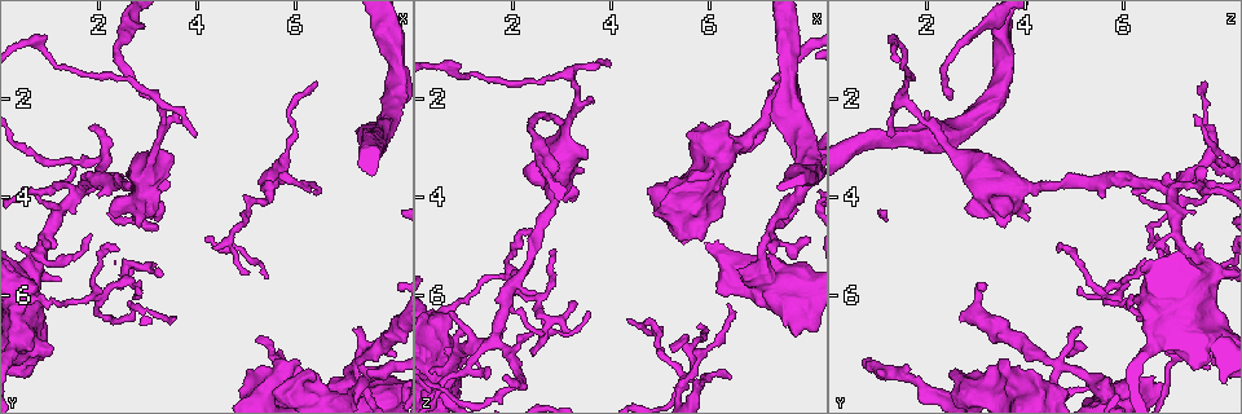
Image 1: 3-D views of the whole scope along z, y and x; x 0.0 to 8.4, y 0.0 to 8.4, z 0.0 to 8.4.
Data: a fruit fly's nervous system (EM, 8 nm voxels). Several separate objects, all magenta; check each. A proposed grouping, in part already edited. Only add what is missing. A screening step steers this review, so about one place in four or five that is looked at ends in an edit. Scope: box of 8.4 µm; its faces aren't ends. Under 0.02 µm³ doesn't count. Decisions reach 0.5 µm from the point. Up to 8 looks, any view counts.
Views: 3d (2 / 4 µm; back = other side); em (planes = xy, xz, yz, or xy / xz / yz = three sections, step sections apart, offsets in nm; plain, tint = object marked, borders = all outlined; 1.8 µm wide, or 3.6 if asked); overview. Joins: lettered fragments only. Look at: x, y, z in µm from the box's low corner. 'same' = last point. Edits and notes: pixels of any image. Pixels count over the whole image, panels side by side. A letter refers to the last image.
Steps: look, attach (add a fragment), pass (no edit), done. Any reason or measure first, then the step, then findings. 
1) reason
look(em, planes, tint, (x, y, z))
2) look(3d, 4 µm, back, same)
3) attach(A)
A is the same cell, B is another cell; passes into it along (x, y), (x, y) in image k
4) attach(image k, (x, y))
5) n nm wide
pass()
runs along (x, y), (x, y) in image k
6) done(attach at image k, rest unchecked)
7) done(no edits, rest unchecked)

free end
look(em, planes, borders, (1.85, 2.55, 7.60))

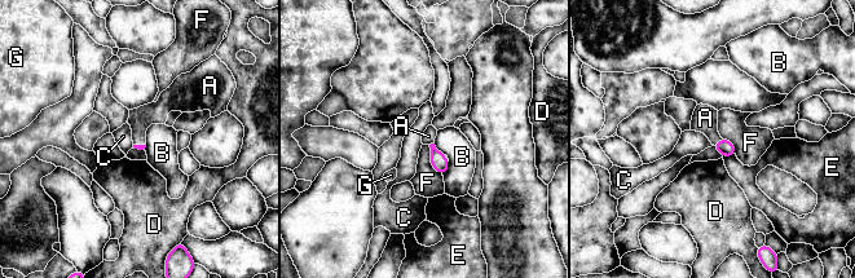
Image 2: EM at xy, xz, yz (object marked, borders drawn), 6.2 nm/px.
attach(A)
A is the same cell, B, C, D, E, F and G are other cells; passes into it along (726, 148), (718, 141), (705, 118) in image 2; the cell continues

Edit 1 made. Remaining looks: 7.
redraw
look(overview)

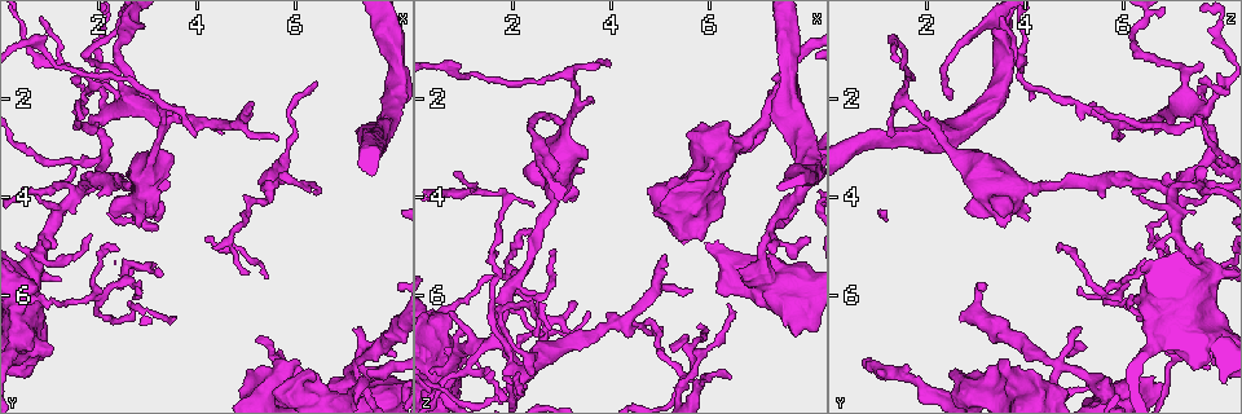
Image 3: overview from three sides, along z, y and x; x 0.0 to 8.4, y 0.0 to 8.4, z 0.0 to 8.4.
look(em, planes, borders, (6.40, 7.65, 2.55))

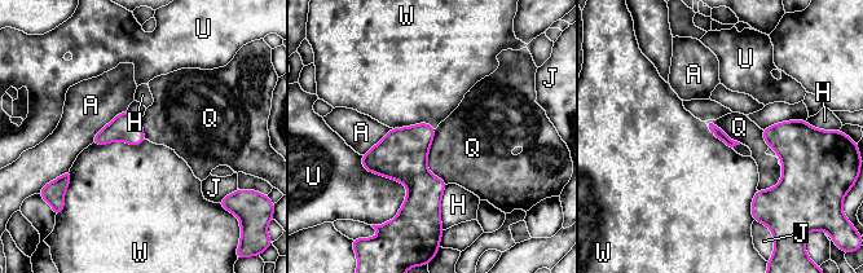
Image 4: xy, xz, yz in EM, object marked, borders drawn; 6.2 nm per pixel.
U touches over 440 nm
pass()
A, H, J, Q, U and W are other cells; no lettered fragment goes on from it

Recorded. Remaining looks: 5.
sharp bend
look(em, xz, step 4, tint, (7.30, 7.35, 4.70))

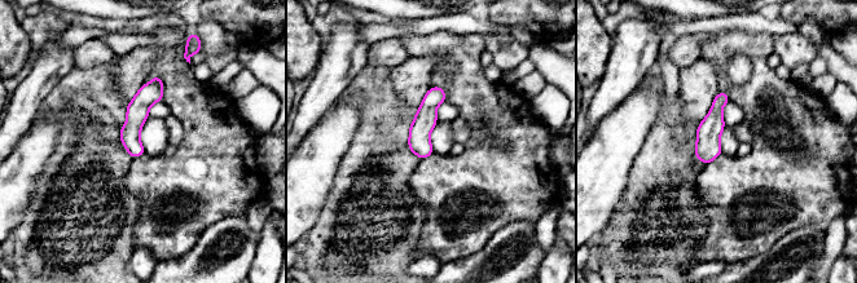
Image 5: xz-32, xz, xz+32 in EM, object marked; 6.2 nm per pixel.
cut it another way
look(em, yz, step 4, borders, same)

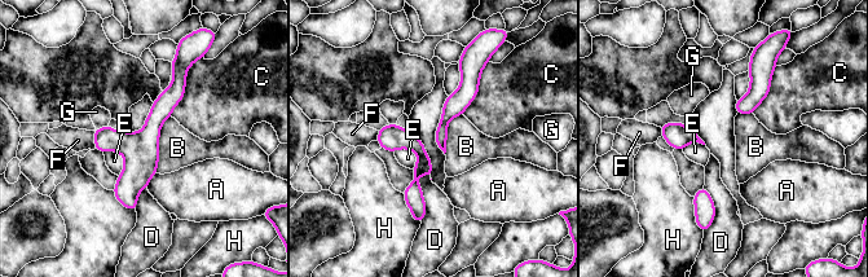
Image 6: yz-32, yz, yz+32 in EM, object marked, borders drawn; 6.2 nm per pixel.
pass()
A, B, C, D, E, F, G and H are other cells; border along (170, 115), (161, 127), (155, 172) in image 6; none of them fits

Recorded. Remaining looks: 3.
done(attach at image 2, rest unchecked)

